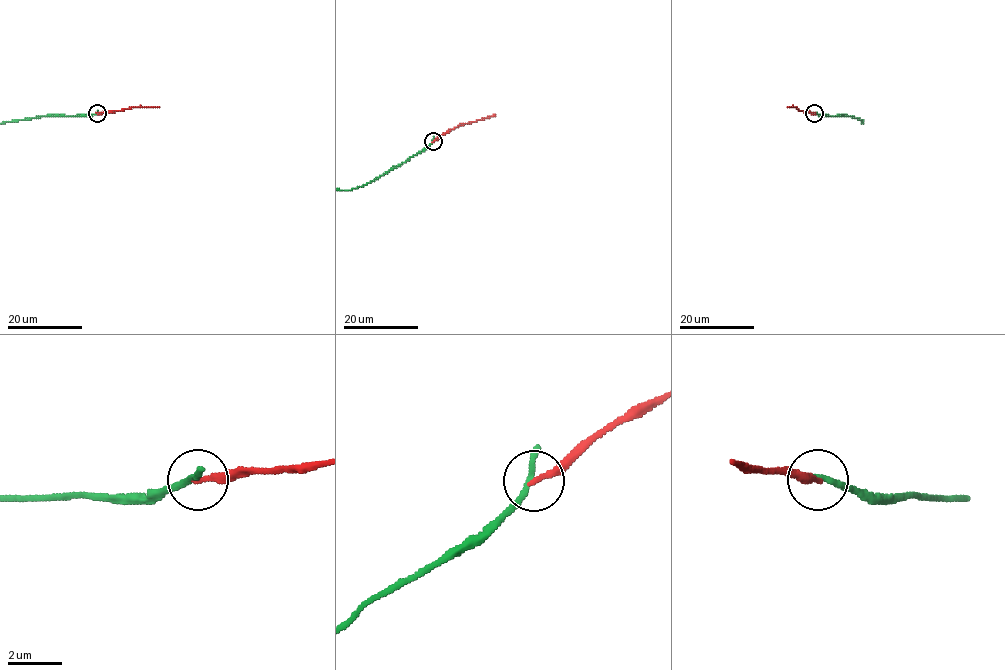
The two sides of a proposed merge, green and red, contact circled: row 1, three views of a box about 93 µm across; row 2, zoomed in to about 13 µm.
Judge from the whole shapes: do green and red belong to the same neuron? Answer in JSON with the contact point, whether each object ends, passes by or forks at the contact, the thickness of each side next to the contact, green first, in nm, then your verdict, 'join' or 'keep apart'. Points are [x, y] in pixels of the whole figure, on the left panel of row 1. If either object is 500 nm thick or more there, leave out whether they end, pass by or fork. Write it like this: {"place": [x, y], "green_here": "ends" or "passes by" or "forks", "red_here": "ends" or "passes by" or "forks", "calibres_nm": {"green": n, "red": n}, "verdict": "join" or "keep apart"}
{"place": [97, 113], "green_here": "passes by", "red_here": "ends", "calibres_nm": {"green": 200, "red": 240}, "verdict": "keep apart"}

